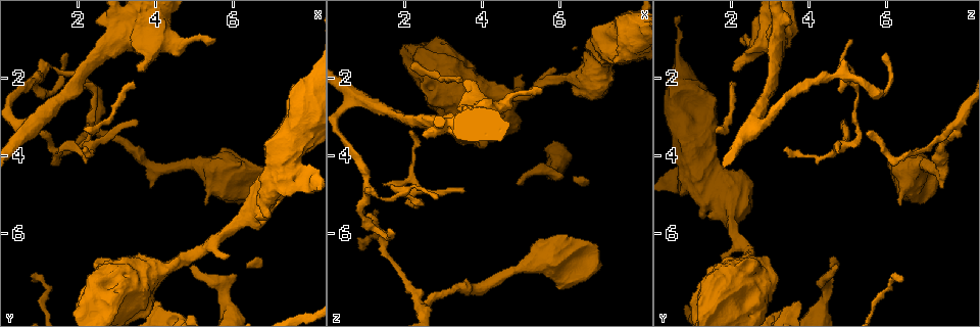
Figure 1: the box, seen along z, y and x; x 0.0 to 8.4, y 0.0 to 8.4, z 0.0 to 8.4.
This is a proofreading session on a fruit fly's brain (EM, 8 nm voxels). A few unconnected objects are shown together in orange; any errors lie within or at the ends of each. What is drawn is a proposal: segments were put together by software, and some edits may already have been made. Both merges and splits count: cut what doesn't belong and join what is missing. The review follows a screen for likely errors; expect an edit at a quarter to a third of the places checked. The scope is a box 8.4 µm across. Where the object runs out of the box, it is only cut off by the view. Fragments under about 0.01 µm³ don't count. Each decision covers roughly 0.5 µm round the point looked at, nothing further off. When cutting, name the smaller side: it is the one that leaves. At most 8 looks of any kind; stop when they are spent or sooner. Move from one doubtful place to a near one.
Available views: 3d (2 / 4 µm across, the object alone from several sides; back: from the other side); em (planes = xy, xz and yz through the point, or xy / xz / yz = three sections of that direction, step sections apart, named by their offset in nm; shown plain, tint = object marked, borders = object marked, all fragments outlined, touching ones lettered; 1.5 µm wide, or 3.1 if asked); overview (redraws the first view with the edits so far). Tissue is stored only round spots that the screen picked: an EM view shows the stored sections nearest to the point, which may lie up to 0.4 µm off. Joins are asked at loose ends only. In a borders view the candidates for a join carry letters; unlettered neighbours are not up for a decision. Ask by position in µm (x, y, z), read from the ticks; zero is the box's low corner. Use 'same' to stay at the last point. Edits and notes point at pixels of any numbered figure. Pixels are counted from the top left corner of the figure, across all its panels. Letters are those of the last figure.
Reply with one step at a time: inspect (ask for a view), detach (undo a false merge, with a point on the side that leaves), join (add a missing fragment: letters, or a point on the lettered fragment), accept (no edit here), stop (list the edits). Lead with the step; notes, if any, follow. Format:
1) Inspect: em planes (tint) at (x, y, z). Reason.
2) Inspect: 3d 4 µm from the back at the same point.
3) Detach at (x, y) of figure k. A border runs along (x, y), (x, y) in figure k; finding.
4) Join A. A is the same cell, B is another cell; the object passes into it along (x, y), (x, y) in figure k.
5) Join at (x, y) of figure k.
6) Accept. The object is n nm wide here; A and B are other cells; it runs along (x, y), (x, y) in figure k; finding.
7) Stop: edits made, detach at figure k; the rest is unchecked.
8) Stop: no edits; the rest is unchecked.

Inspect: em planes (borders) at (1.50, 3.95, 4.75). Branch stops here.

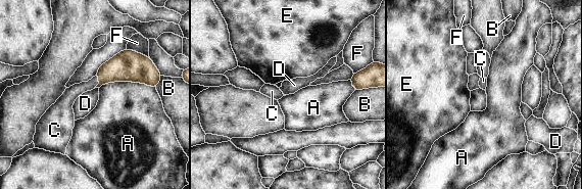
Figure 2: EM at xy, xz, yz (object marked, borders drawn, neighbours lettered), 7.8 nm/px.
Join C. C is the same cell, A, B, D, E and F are other cells; the object passes into it along (127, 65), (99, 81), (70, 94) in figure 2; it goes on there.

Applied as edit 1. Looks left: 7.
Inspect: overview. See it whole again.

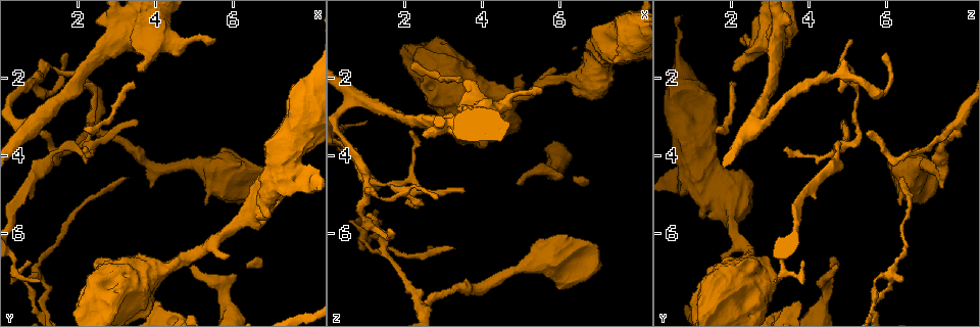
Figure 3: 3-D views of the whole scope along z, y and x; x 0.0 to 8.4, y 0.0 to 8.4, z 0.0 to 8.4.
Inspect: em planes (plain) at (5.55, 1.15, 2.40). Branch stops here.

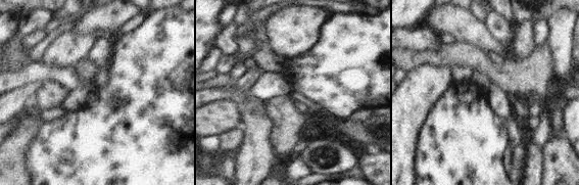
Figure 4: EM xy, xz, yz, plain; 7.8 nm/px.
Inspect: em planes (tint) at the same point.

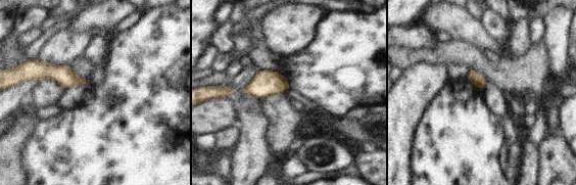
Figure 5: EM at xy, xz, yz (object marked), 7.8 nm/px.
Inspect: em planes (borders) at the same point. What lies round it.

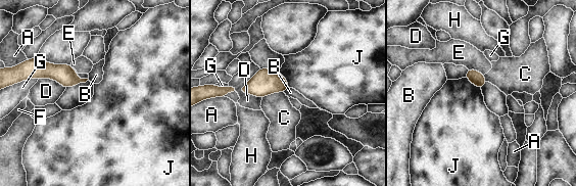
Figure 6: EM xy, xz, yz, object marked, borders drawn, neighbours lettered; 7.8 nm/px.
Accept. A, B, C, D, E, F, G, H and J are other cells; a border runs along (276, 71), (284, 78), (289, 87) in figure 6; no lettered fragment goes on from it.

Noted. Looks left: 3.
Inspect: em xz step 4 (tint) at (3.45, 2.15, 2.00).

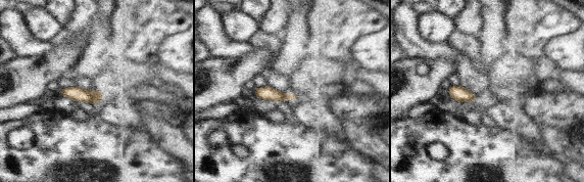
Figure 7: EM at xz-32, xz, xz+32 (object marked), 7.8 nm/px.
Inspect: em xz step 4 (borders) at the same point. See the neighbours.

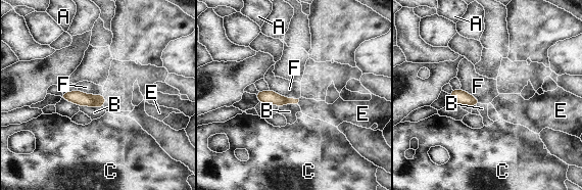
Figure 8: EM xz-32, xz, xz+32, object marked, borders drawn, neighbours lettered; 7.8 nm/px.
Accept. A, B, C, E and F are other cells; a border runs along (270, 89), (283, 96), (298, 99) in figure 8; no lettered fragment goes on from it.

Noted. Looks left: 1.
Stop: edits made, join at figure 2; the rest is unchecked.

